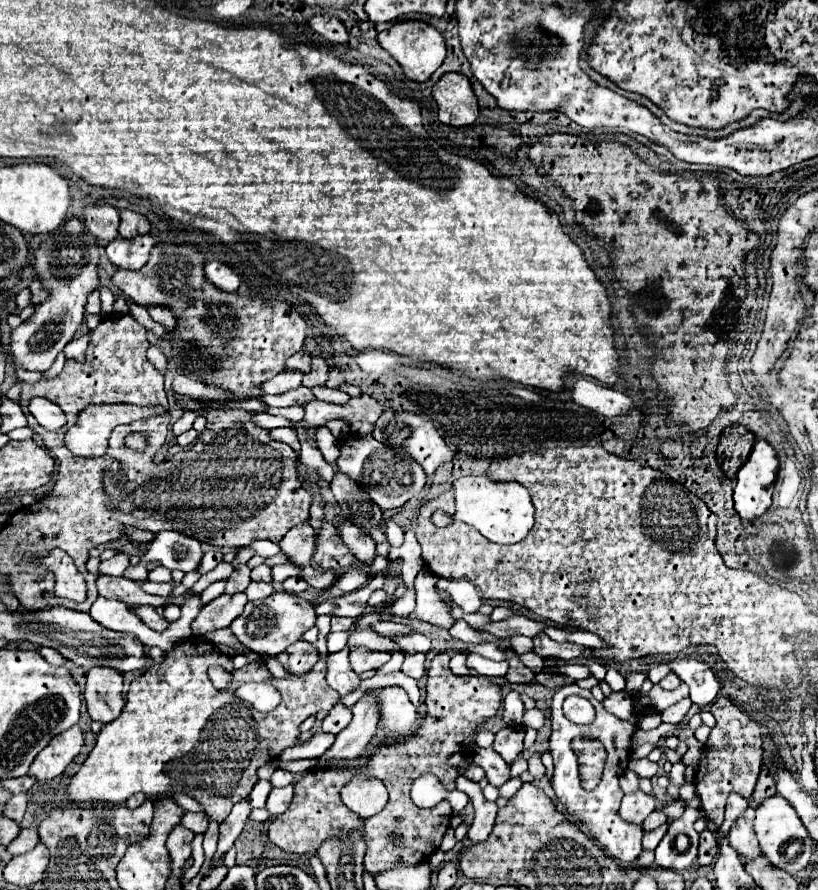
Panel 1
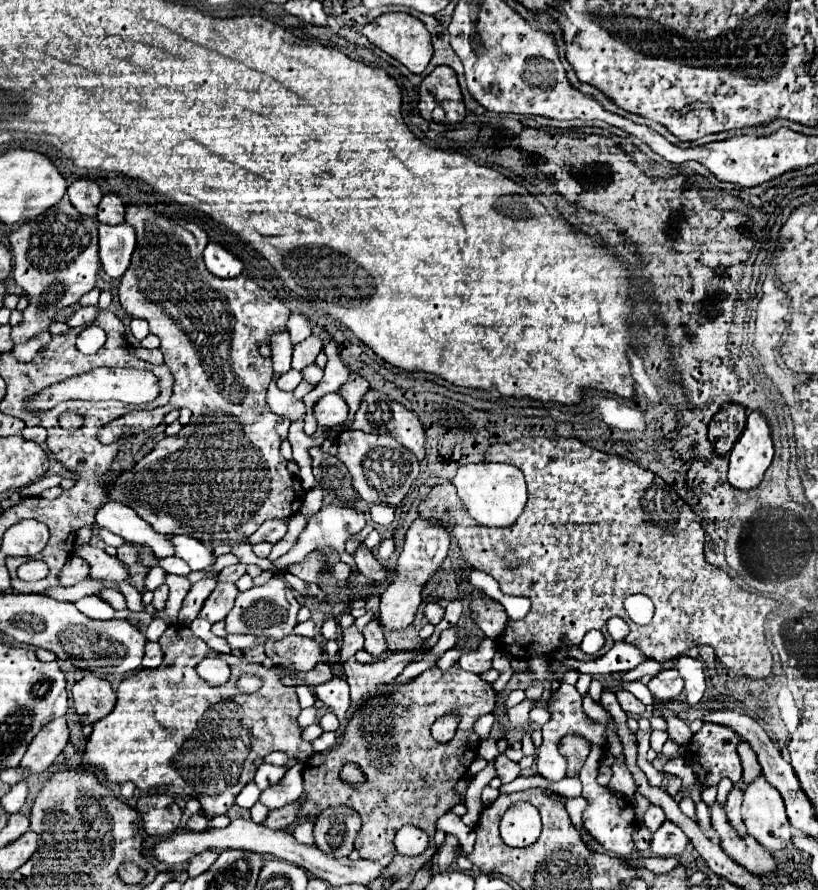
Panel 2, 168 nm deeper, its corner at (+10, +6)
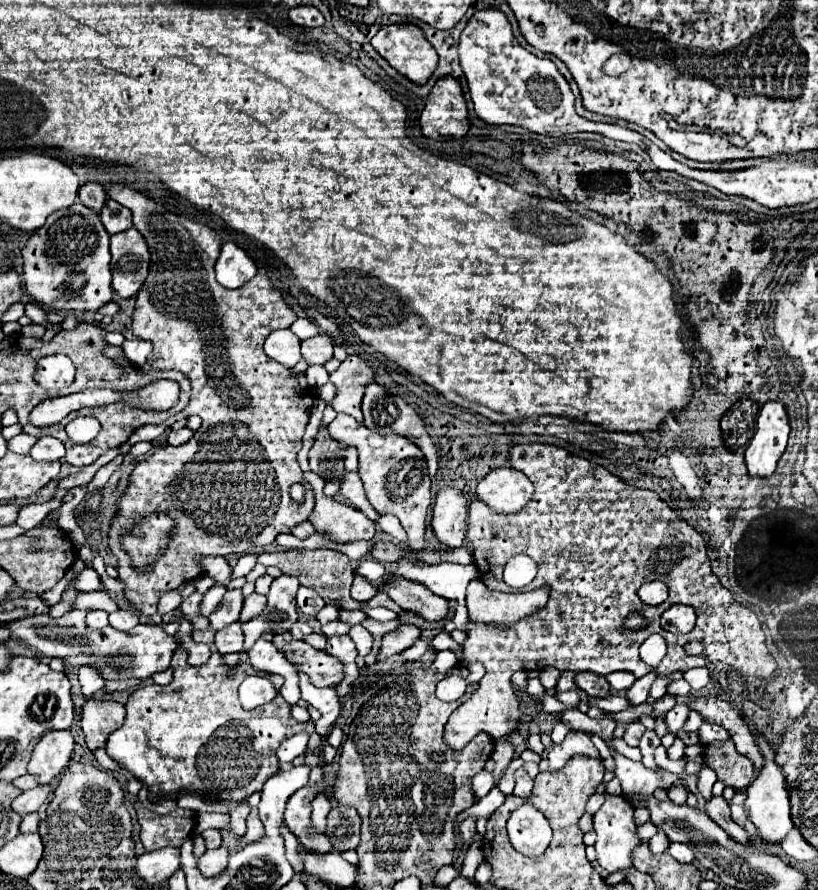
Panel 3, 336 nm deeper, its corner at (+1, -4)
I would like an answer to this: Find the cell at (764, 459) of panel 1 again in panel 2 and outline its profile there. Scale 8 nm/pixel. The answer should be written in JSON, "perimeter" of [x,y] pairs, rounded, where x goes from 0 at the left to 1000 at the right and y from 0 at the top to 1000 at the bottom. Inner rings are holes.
{"perimeter":[[[929,461],[912,470],[912,481],[892,510],[890,539],[902,551],[924,548],[946,512],[941,476]]]}

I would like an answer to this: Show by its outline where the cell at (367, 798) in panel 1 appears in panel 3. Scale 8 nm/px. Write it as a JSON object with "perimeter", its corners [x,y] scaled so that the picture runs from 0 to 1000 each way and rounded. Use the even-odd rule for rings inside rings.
{"perimeter":[[[412,906],[405,908],[402,912],[397,937],[405,944],[410,957],[424,957],[439,951],[439,930],[441,930],[441,919],[434,912],[434,908]]]}

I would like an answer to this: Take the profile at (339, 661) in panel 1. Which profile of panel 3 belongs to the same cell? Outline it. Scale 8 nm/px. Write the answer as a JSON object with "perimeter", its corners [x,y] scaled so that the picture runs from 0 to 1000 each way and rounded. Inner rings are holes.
{"perimeter":[[[353,710],[339,712],[334,717],[334,724],[348,735],[356,746],[361,746],[363,753],[373,755],[385,771],[410,771],[419,762],[419,746],[412,739],[385,730],[370,719],[361,719]]]}

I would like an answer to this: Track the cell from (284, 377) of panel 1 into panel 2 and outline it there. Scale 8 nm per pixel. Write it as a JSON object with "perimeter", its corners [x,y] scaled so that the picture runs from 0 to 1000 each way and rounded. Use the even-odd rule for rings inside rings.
{"perimeter":[[[350,371],[347,373],[337,373],[328,382],[330,382],[330,391],[333,391],[335,418],[350,420],[357,413],[355,411],[355,404],[357,404],[357,384],[355,384],[352,373]]]}

